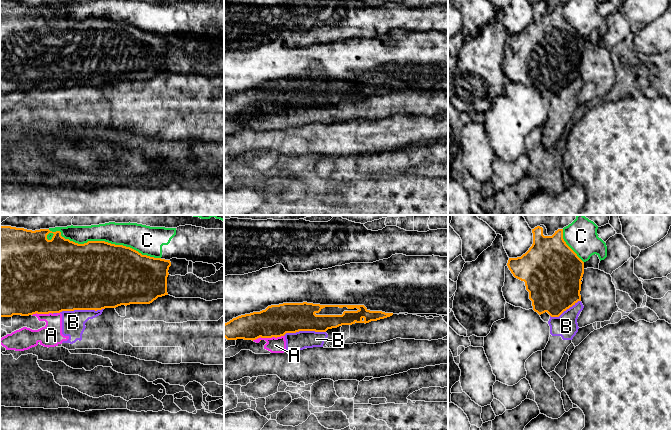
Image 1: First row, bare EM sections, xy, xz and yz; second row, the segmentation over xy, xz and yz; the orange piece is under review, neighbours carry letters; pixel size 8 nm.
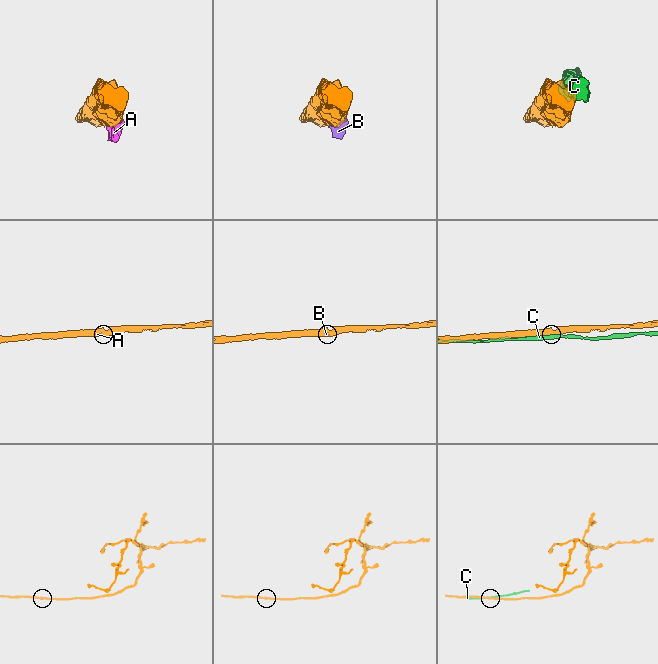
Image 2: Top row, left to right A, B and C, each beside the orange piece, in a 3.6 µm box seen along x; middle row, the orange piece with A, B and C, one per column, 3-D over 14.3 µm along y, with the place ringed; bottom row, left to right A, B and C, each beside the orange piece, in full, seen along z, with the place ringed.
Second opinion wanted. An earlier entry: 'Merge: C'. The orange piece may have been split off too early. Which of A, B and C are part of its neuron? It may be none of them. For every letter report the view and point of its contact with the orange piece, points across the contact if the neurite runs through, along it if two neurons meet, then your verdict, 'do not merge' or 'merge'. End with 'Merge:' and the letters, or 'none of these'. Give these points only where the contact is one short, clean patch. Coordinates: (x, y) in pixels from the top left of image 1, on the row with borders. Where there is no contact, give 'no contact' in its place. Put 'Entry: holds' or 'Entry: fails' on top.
Entry: fails
A: meets orange in xz at (267, 337); do not merge
B: meets orange in xy at (81, 309); border along xy (103, 308), (96, 310), (62, 310), (59, 312); do not merge
C: meets orange in xy at (102, 241); do not merge
Merge: none of these

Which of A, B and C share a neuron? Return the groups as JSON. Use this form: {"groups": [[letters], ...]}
{"groups": [["A", "B"], ["C"]]}

